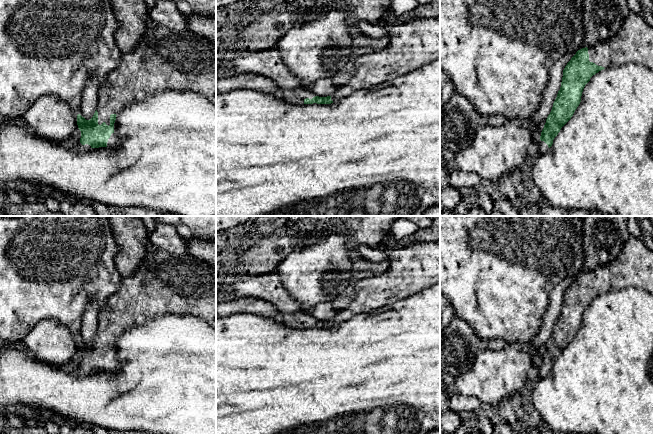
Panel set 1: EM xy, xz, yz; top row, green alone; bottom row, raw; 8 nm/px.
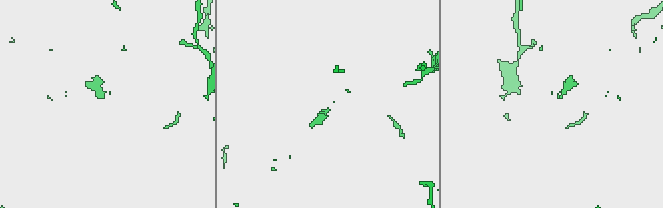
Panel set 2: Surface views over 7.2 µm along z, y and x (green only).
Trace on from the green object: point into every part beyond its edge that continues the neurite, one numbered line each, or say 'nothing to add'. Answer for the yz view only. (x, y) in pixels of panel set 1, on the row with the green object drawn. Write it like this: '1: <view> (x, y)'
1: yz (633, 43)
2: yz (542, 146)

